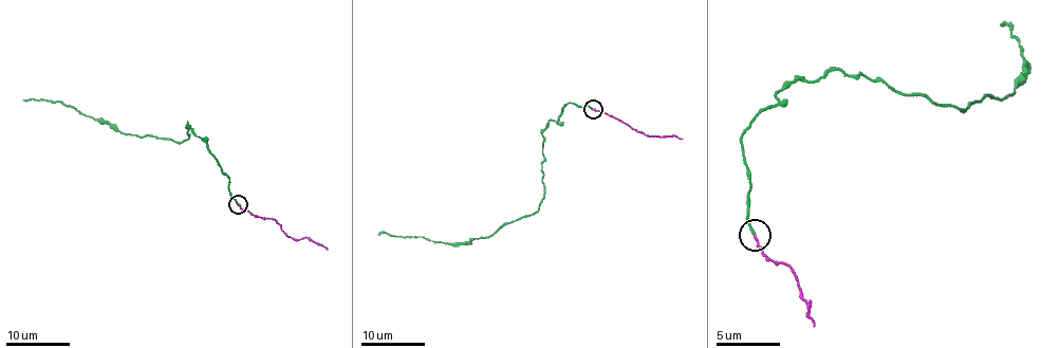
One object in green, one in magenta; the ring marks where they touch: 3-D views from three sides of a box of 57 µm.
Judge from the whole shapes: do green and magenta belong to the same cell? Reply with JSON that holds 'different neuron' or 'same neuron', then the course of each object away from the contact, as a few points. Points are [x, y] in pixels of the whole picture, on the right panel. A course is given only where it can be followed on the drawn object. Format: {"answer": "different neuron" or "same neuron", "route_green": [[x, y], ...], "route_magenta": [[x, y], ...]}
{"answer": "same neuron", "route_green": [[754, 236], [741, 136], [776, 94], [843, 69], [962, 108], [1010, 94], [1023, 53], [1007, 24]], "route_magenta": [[754, 236], [773, 261], [786, 264], [809, 304], [815, 326]]}

